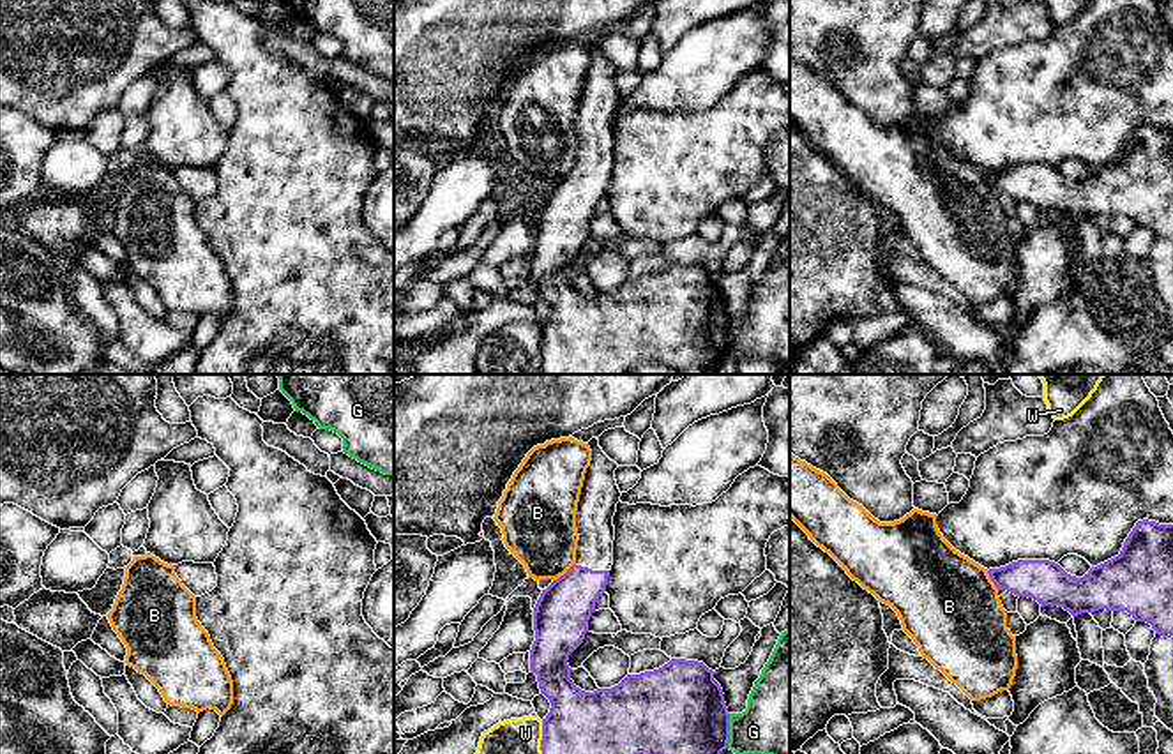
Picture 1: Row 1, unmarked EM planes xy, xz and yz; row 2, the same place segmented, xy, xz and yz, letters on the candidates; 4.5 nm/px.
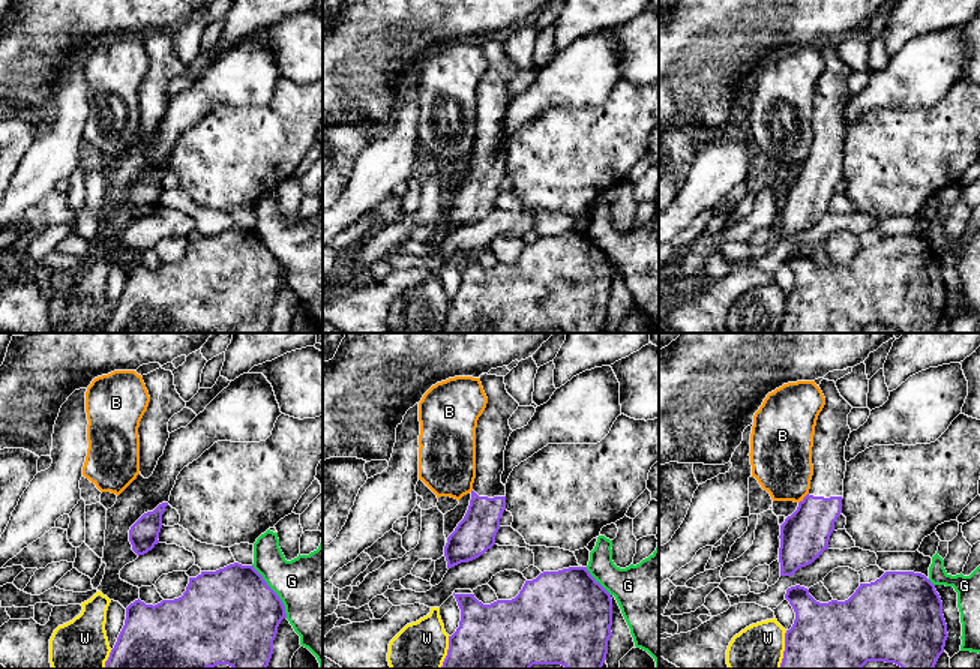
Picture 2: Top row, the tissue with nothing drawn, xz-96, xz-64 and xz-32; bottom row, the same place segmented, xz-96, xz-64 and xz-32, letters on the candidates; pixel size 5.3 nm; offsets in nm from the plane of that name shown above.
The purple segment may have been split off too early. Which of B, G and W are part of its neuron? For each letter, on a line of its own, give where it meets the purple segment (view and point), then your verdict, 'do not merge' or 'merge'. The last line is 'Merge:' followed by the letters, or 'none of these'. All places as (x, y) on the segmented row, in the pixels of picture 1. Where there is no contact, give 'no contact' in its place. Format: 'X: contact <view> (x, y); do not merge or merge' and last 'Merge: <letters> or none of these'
B: contact xz (566, 573); do not merge
G: contact xz (728, 731); do not merge
W: contact xz (543, 737); do not merge
Merge: none of these

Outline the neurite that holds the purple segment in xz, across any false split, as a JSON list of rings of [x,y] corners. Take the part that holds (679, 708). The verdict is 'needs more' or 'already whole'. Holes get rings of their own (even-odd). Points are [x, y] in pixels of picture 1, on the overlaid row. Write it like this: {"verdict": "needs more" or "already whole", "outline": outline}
{"verdict": "needs more", "outline": [[[592,438],[588,447],[592,461],[585,473],[576,510],[579,535],[576,563],[542,590],[534,607],[535,641],[530,650],[530,671],[537,675],[541,694],[551,703],[549,713],[542,719],[541,750],[542,754],[721,754],[730,742],[730,713],[723,689],[714,680],[714,671],[703,662],[671,659],[659,669],[627,675],[618,685],[594,692],[581,690],[571,680],[569,655],[583,643],[595,602],[606,592],[613,565],[613,516],[622,496],[615,480],[618,464],[602,452],[597,438]]]}

